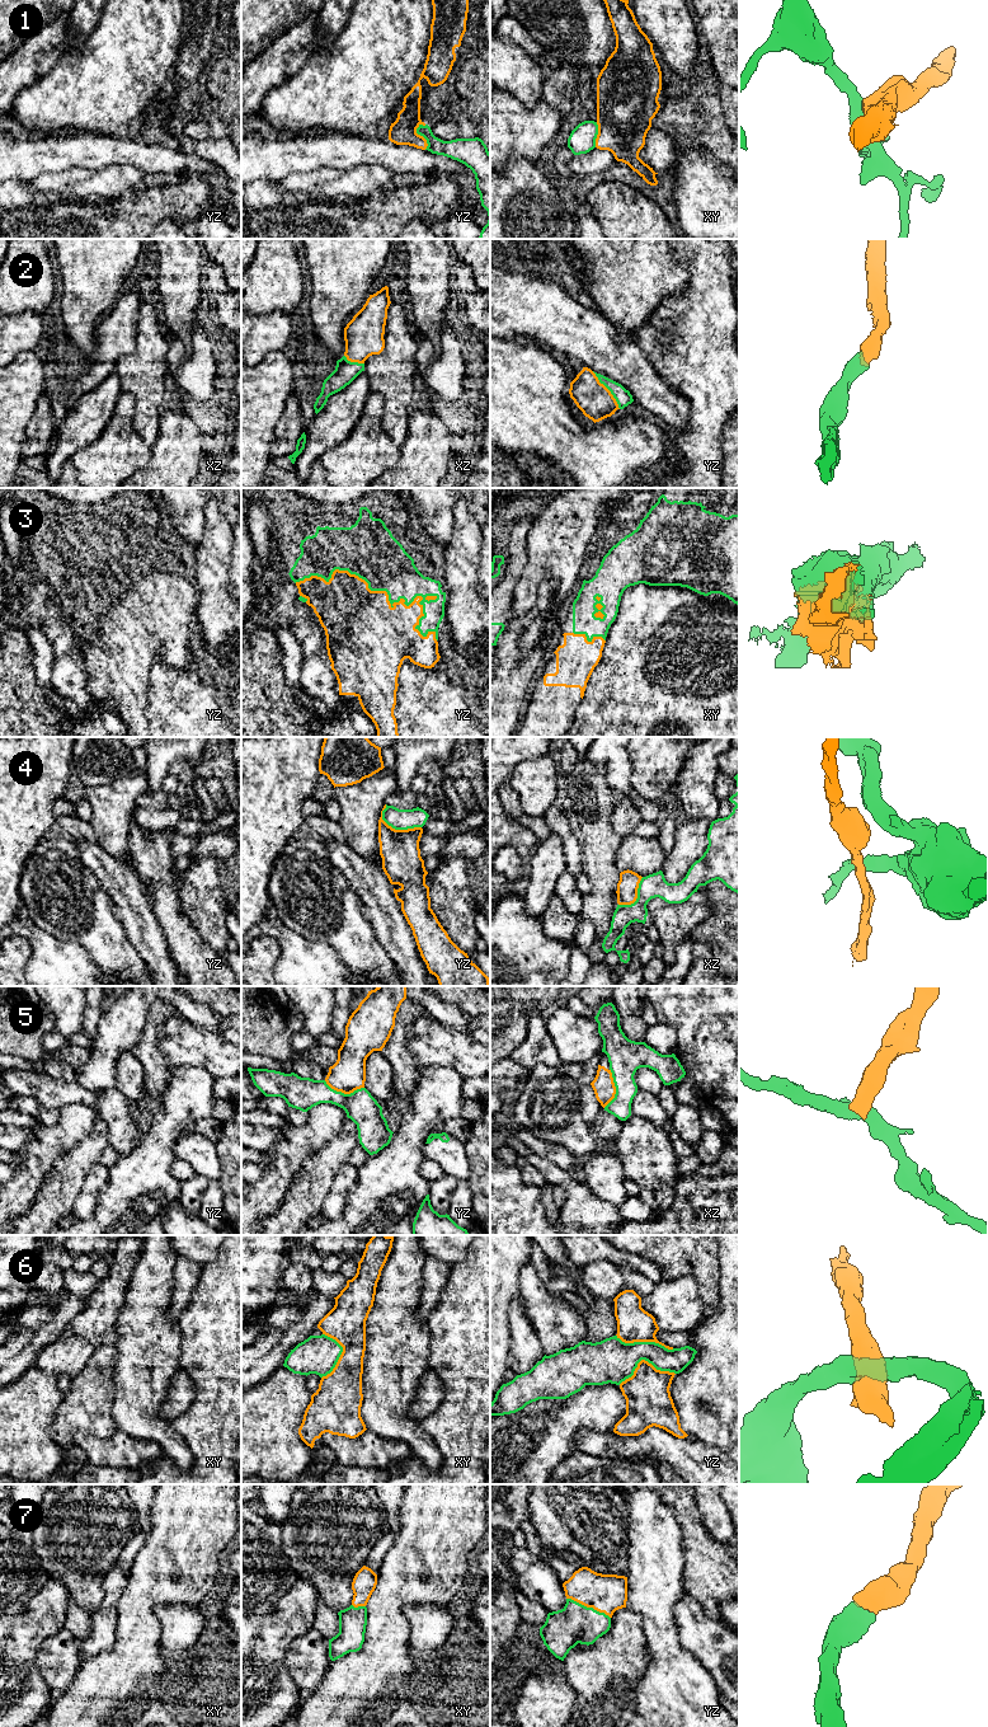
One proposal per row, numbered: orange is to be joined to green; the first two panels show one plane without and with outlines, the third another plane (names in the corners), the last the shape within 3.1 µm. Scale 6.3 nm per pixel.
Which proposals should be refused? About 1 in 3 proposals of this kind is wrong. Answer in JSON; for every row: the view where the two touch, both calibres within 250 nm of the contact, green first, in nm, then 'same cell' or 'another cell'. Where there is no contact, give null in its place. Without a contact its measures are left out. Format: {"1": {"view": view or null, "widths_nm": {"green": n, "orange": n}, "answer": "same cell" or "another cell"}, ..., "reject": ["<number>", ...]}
{"1": {"view": "yz", "widths_nm": {"green": 140, "orange": 170}, "answer": "another cell"}, "2": {"view": "yz", "widths_nm": {"green": 100, "orange": 220}, "answer": "same cell"}, "3": {"view": "yz", "widths_nm": {"green": 320, "orange": 440}, "answer": "another cell"}, "4": {"view": "yz", "widths_nm": {"green": 130, "orange": 260}, "answer": "another cell"}, "5": {"view": "yz", "widths_nm": {"green": 200, "orange": 220}, "answer": "another cell"}, "6": {"view": "yz", "widths_nm": {"green": 280, "orange": 280}, "answer": "another cell"}, "7": {"view": "yz", "widths_nm": {"green": 260, "orange": 240}, "answer": "same cell"}, "reject": ["1", "3", "4", "5", "6"]}

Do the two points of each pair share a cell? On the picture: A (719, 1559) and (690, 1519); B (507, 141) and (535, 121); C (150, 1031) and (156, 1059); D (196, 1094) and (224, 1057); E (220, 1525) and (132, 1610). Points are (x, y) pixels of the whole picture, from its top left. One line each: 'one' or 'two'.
A: one
B: one
C: one
D: two
E: one

